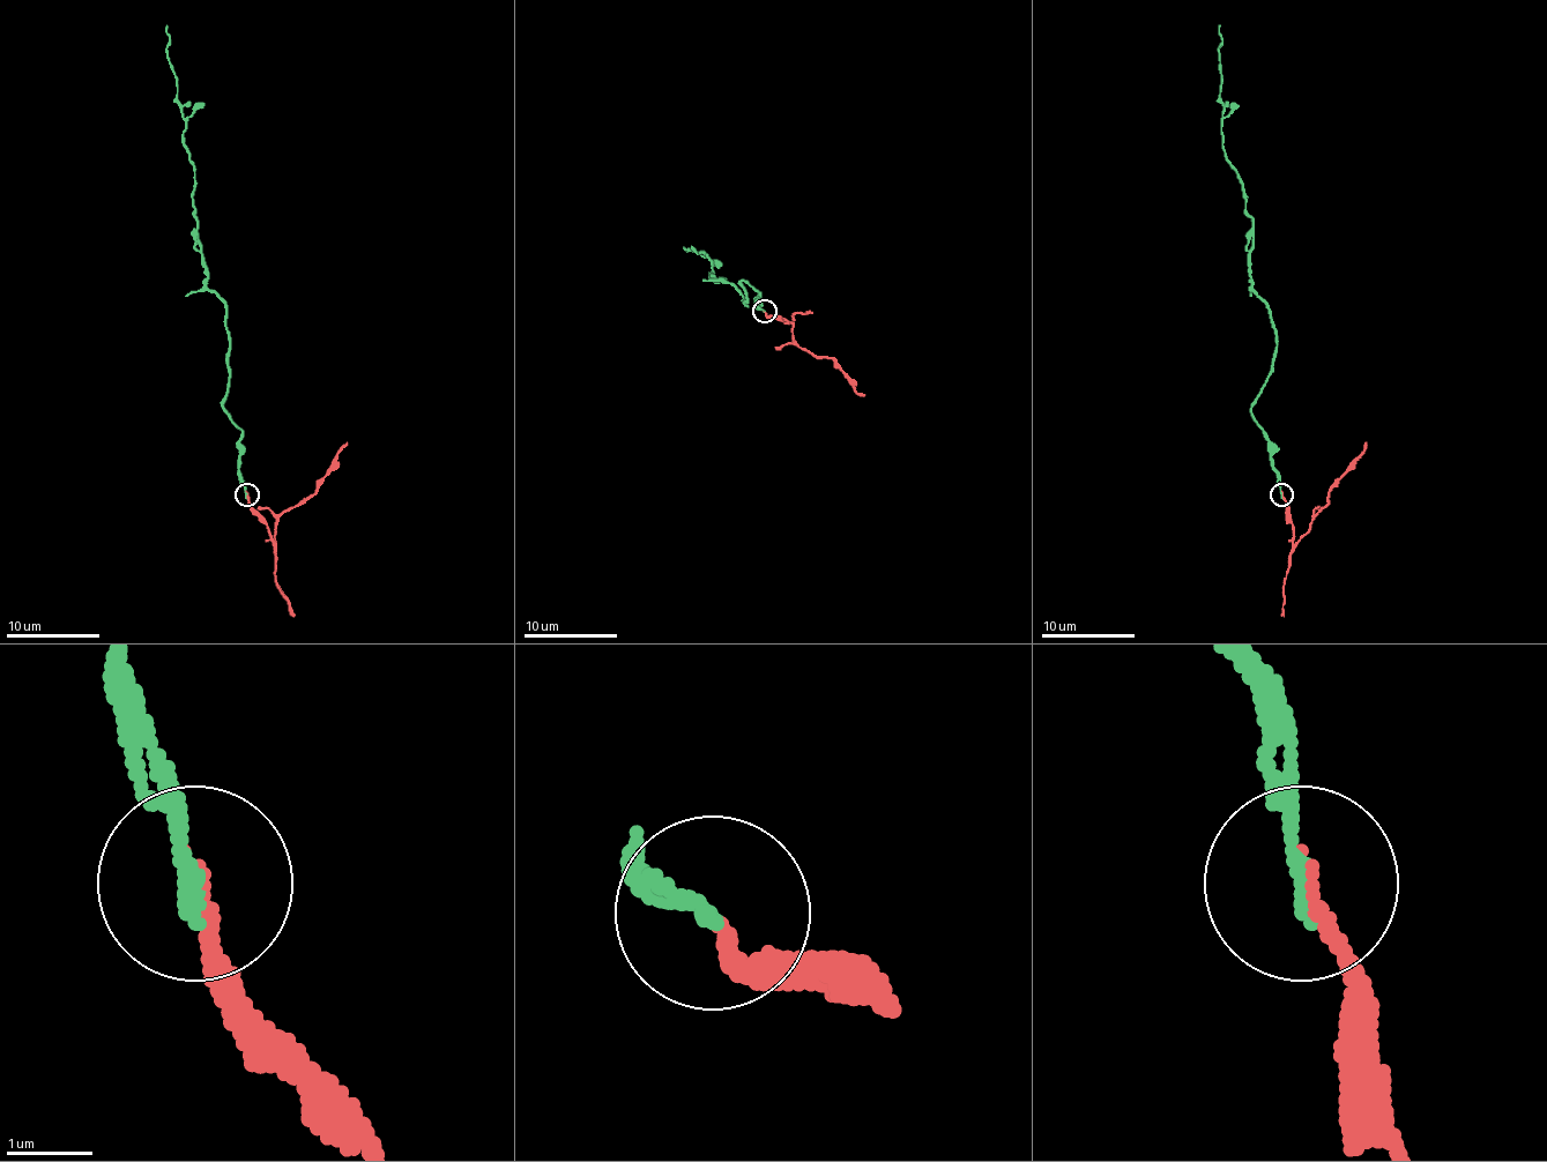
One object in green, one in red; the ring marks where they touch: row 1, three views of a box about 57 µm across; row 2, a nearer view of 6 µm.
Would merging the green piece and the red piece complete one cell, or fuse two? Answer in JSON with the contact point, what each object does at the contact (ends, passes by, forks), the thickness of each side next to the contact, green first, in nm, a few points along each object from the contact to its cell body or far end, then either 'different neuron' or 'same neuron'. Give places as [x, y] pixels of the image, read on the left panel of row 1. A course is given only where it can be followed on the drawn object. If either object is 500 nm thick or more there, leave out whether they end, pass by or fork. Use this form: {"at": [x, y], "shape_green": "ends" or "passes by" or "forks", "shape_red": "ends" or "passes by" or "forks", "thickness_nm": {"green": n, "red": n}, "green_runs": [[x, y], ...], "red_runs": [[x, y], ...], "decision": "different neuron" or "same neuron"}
{"at": [246, 494], "shape_green": "ends", "shape_red": "ends", "thickness_nm": {"green": 240, "red": 160}, "green_runs": [[246, 493], [242, 431], [225, 408], [225, 303], [207, 287], [168, 24]], "red_runs": [[246, 496], [274, 543], [279, 516], [313, 493], [346, 442]], "decision": "different neuron"}

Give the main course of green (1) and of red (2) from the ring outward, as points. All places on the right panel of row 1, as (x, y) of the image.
1: (1281, 493), (1265, 431), (1251, 408), (1272, 364), (1277, 332), (1251, 287), (1251, 217), (1221, 143), (1219, 24)
2: (1281, 496), (1296, 543), (1366, 442)

